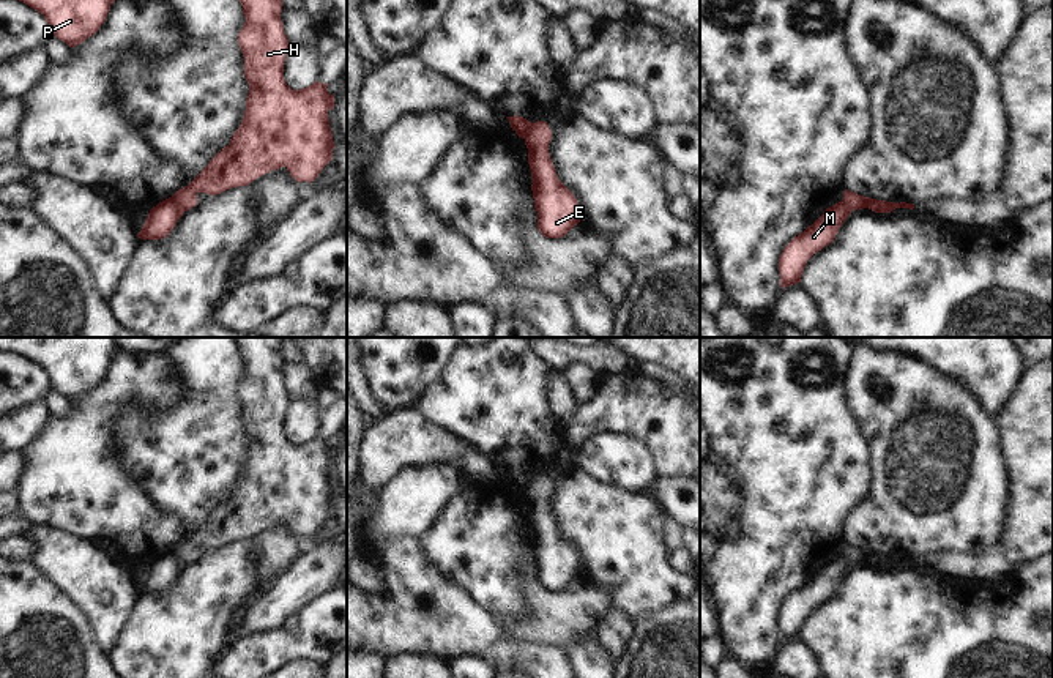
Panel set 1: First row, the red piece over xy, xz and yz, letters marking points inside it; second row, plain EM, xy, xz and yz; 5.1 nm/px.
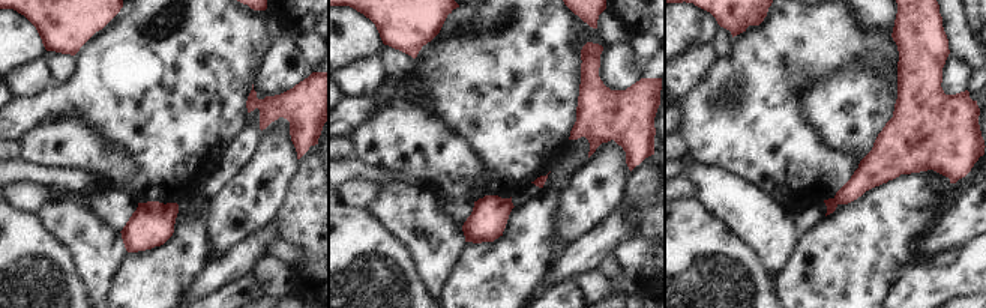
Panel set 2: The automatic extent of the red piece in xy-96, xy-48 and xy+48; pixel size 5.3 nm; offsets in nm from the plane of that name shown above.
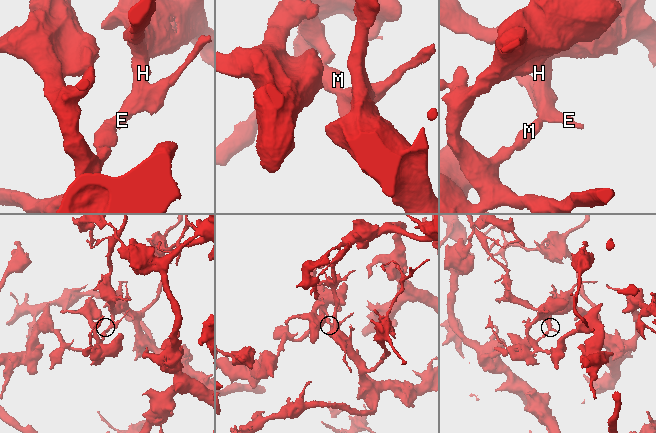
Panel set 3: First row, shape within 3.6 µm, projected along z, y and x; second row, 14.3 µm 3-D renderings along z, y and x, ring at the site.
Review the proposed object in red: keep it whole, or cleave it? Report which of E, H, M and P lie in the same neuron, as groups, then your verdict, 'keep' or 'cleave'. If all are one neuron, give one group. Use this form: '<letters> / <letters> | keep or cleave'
E H / M P | cleave

